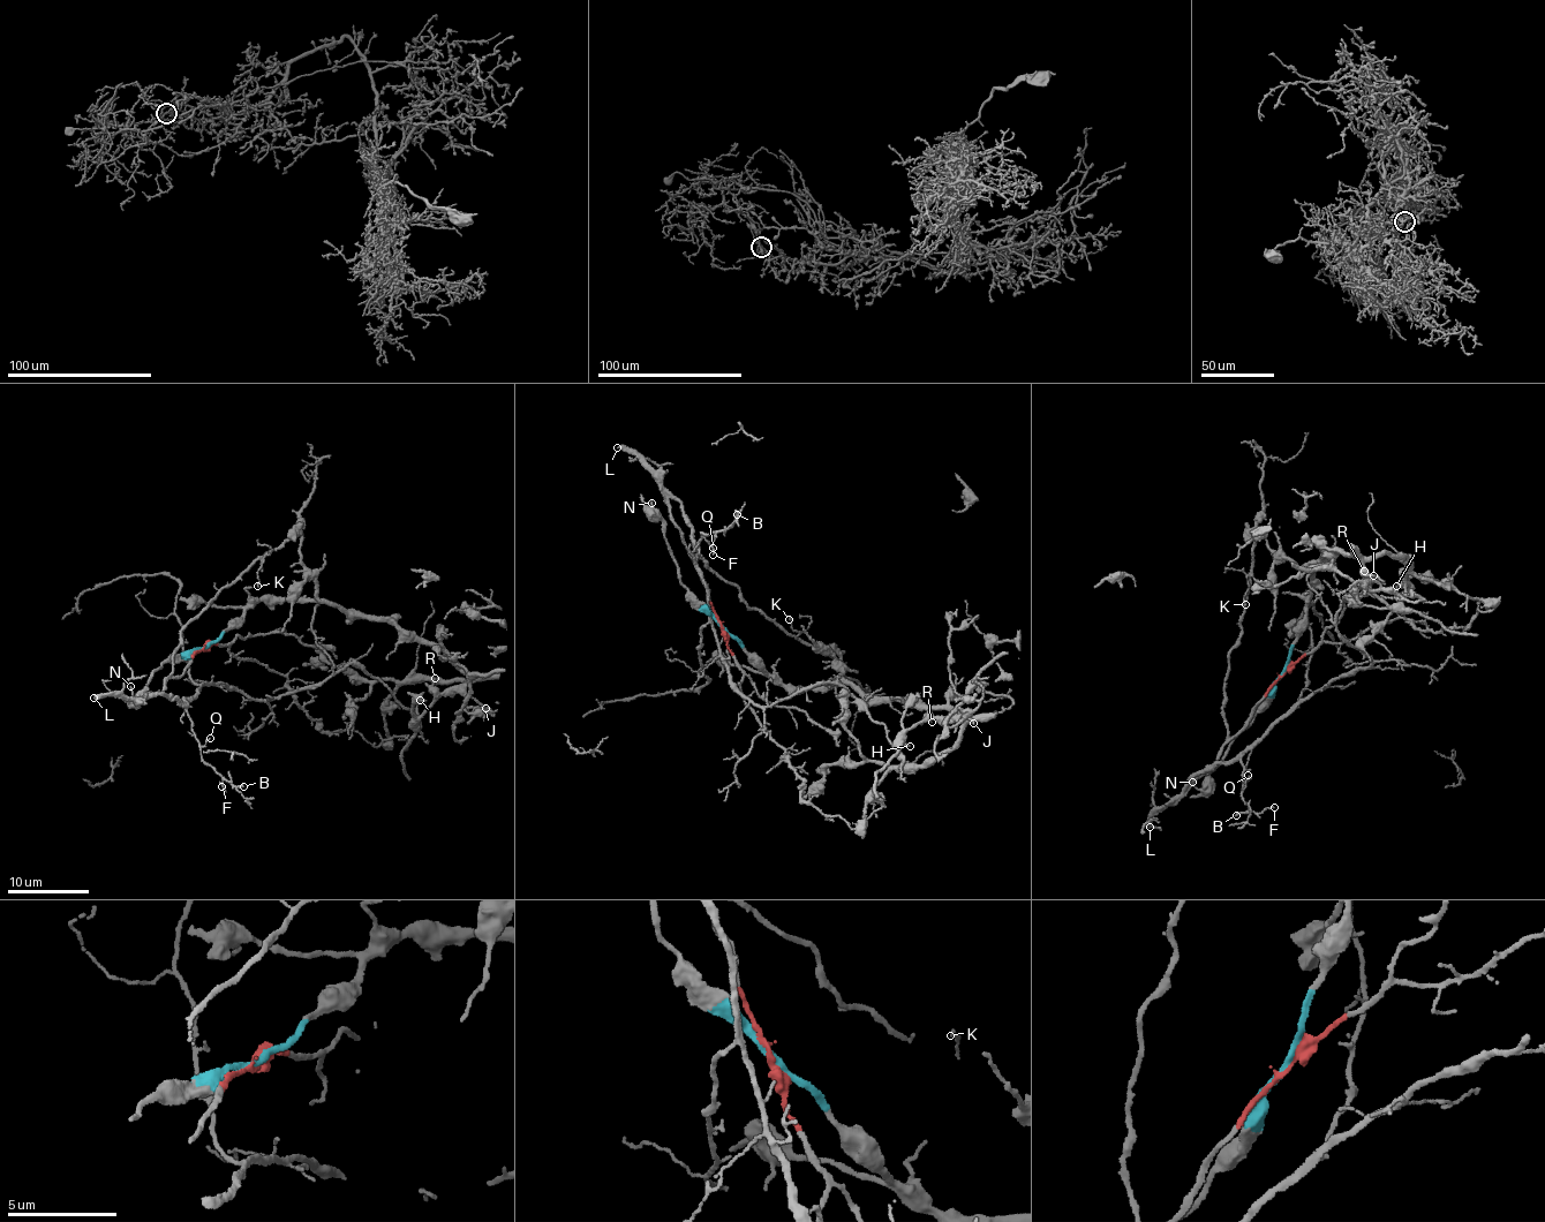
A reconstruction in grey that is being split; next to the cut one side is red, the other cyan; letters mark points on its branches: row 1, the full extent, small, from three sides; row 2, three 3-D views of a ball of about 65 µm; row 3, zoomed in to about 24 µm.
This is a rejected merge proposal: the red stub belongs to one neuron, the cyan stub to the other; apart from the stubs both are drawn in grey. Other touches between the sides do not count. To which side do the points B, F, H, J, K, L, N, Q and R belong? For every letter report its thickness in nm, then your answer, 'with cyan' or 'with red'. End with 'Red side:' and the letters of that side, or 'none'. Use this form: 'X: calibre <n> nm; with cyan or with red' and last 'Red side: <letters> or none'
B: calibre 140 nm; with red
F: calibre 100 nm; with red
H: calibre 140 nm; with cyan
J: calibre 150 nm; with cyan
K: calibre 130 nm; with red
L: calibre 360 nm; with red
N: calibre 130 nm; with cyan
Q: calibre 110 nm; with red
R: calibre 130 nm; with cyan
Red side: B, F, K, L, Q

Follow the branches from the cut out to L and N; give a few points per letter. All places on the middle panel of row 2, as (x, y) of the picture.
L: (722, 628), (702, 576), (675, 526), (669, 497), (650, 469), (633, 454), (617, 449)
N: (722, 628), (680, 580), (665, 542), (662, 517), (650, 503)

